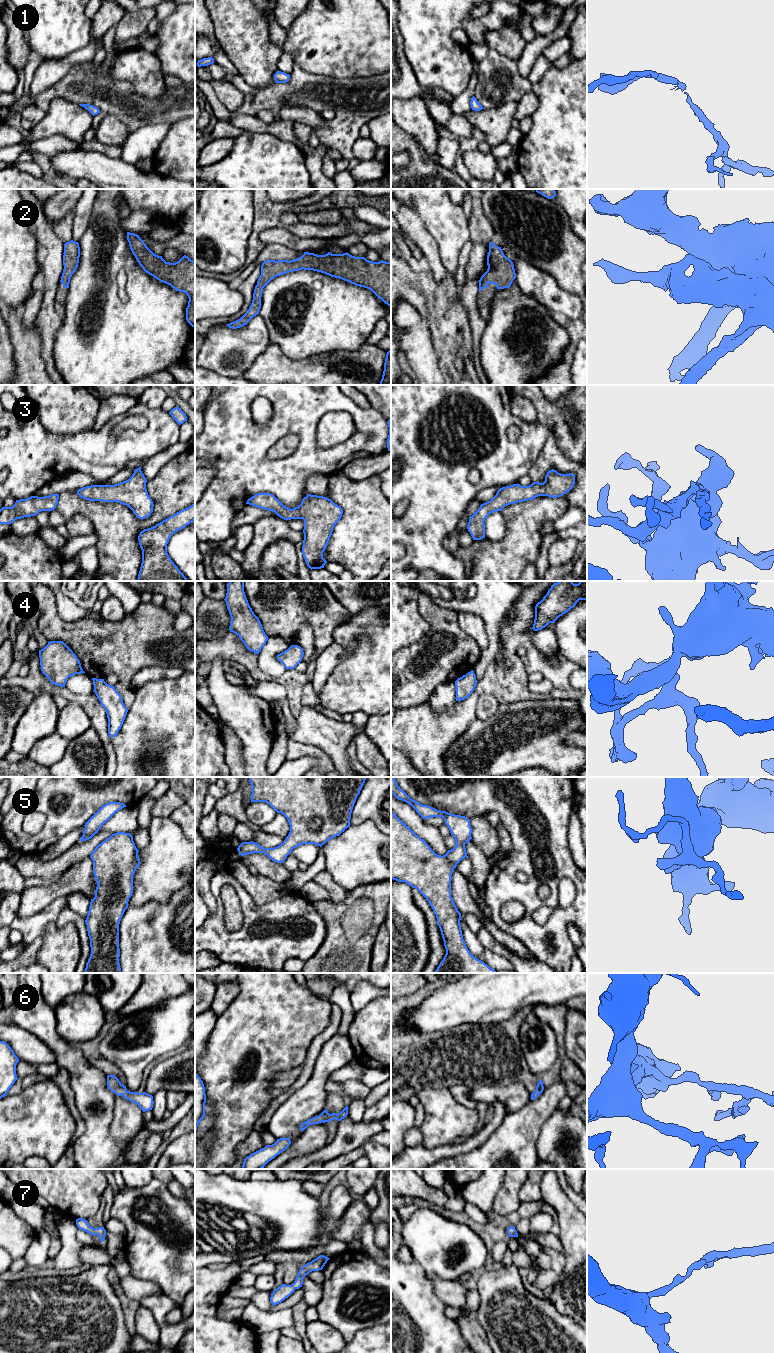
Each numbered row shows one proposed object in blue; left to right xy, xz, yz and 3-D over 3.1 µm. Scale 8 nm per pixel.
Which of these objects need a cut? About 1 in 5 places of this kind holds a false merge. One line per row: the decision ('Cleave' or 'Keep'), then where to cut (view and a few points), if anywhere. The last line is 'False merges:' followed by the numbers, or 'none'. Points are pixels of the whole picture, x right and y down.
1: Keep. No split
2: Keep. No split
3: Keep. No split
4: Keep. No split
5: Keep. No split
6: Keep. No split
7: Keep. No split
False merges: none

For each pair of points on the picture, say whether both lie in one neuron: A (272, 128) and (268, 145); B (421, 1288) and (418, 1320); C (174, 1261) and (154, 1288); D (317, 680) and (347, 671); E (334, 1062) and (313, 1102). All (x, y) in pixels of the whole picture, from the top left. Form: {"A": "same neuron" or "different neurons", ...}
{"A": "different neurons", "B": "same neuron", "C": "different neurons", "D": "different neurons", "E": "same neuron"}

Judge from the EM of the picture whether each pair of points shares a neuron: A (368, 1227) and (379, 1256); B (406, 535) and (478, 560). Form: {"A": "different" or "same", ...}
{"A": "same", "B": "different"}

